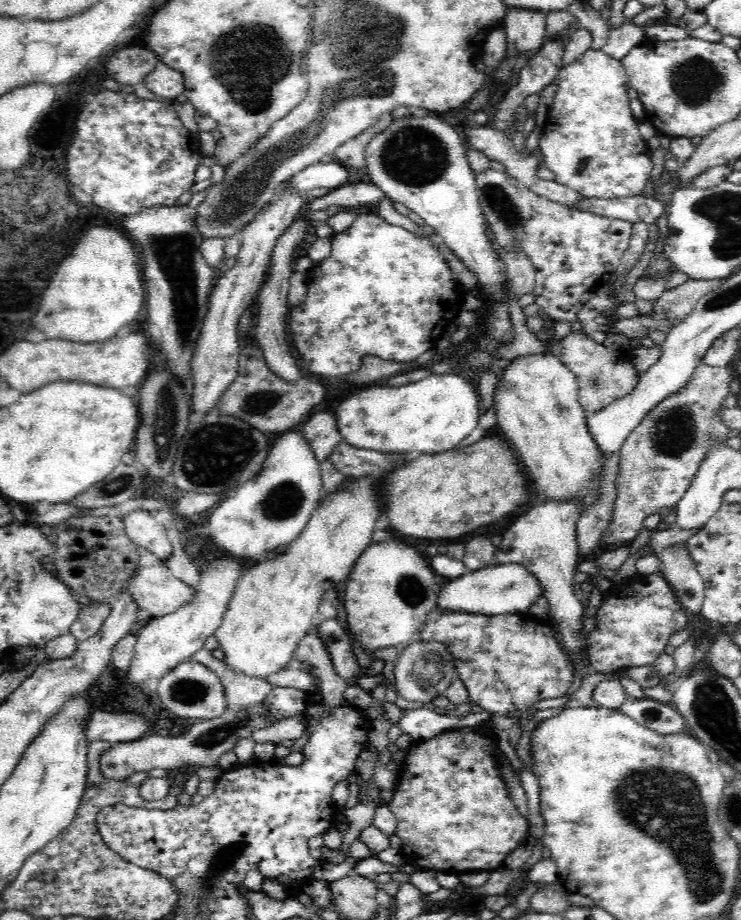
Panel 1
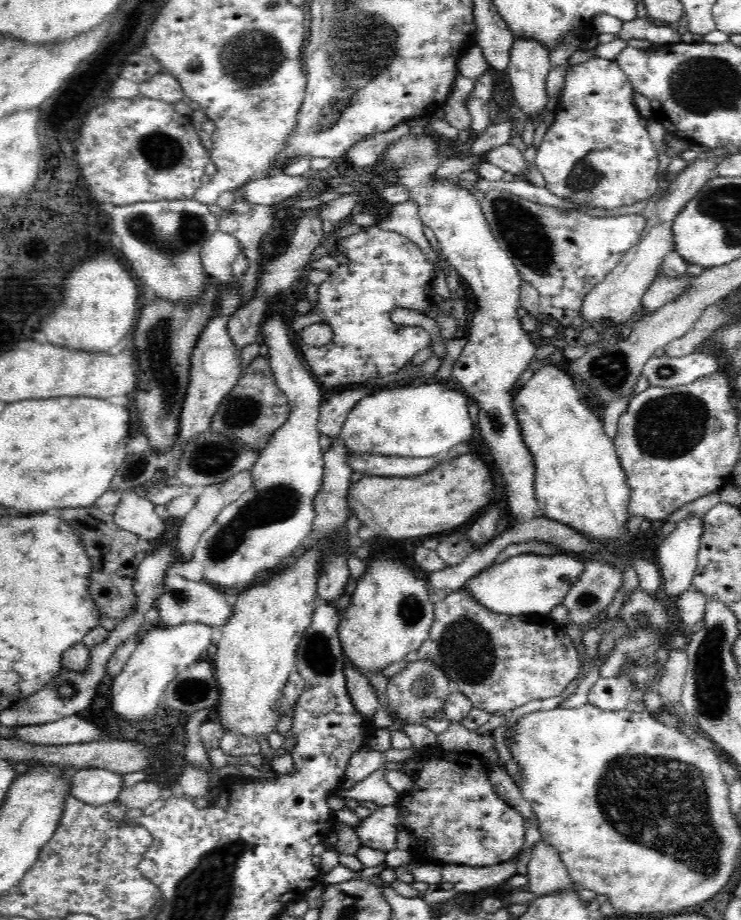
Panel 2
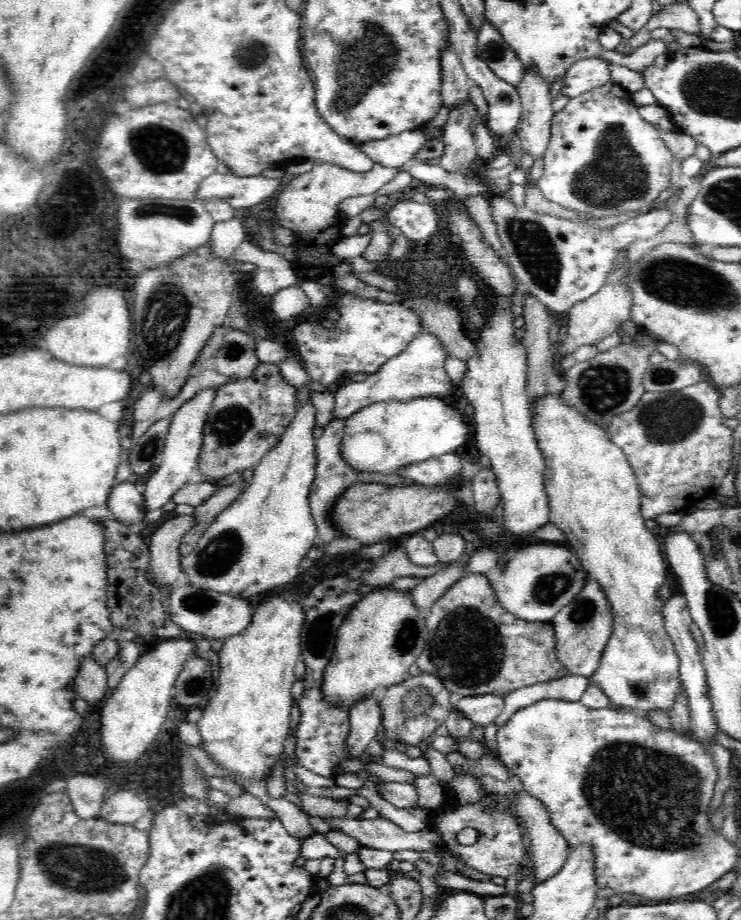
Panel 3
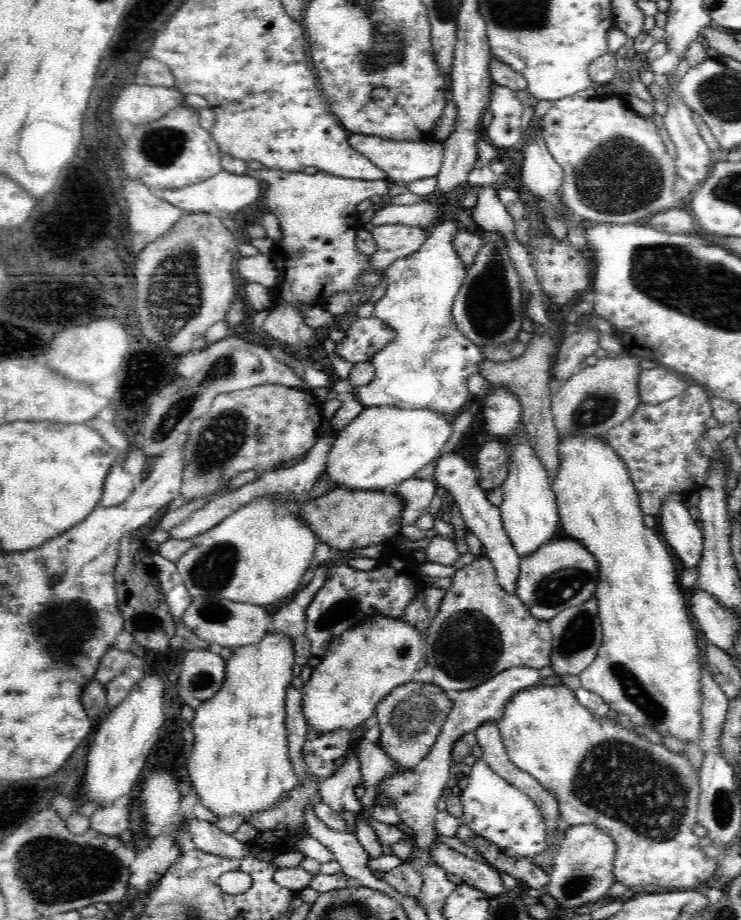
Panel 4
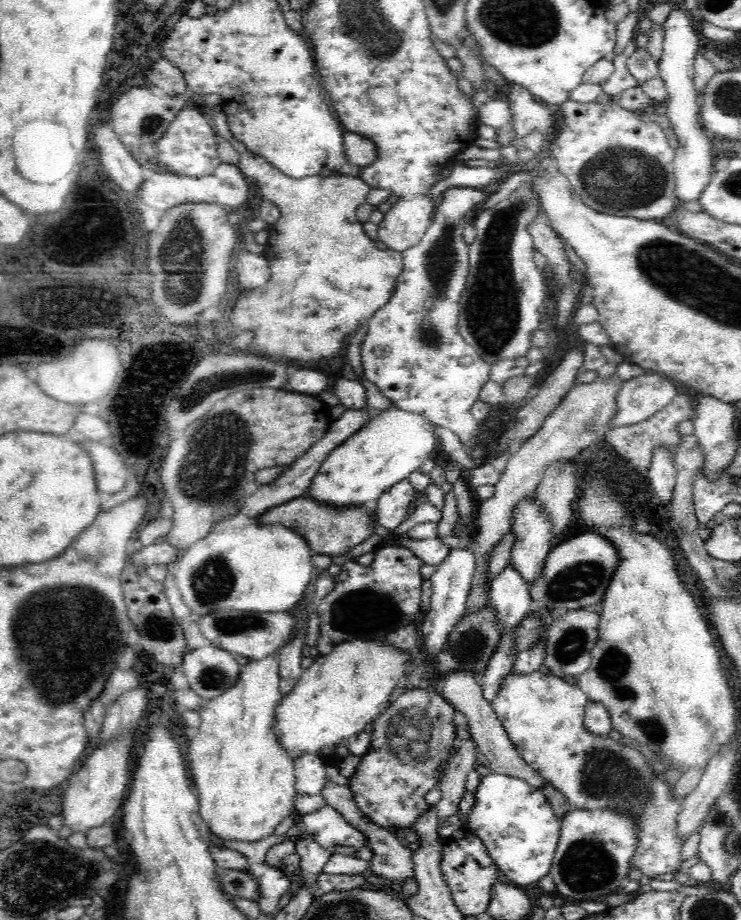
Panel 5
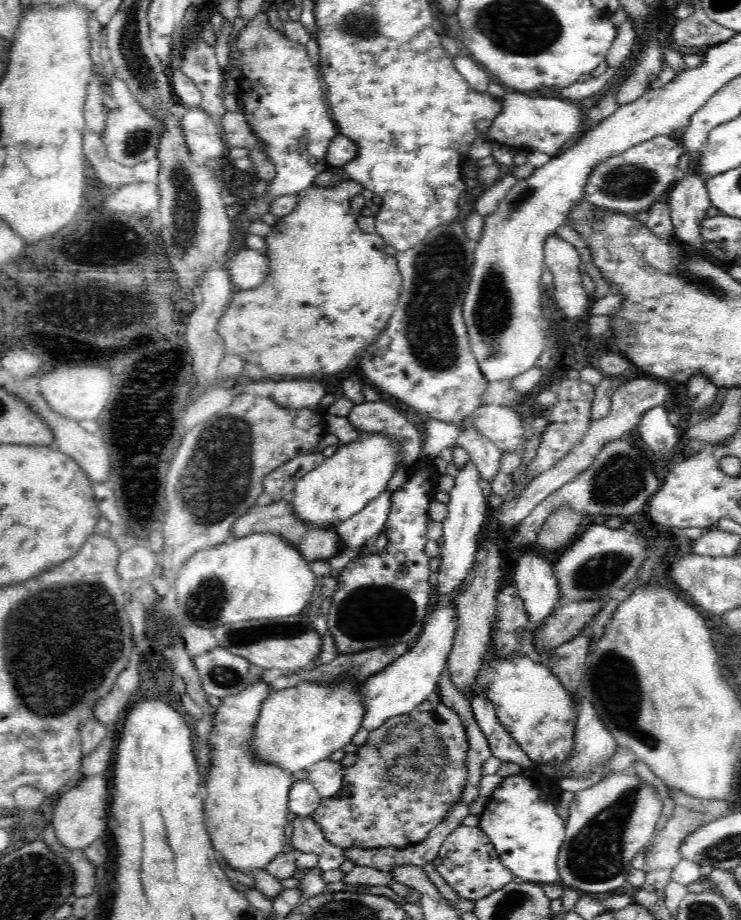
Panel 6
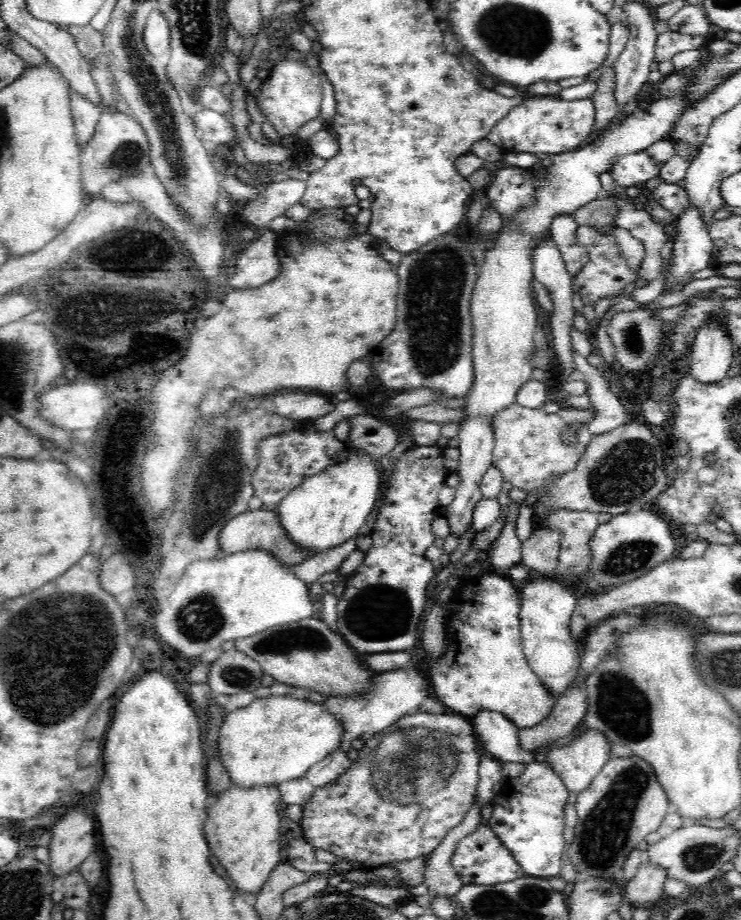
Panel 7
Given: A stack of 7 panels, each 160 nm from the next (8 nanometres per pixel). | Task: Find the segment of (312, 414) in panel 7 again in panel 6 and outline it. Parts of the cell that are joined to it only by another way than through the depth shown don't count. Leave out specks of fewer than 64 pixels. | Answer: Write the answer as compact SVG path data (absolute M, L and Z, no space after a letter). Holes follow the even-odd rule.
M300 377L300 380L280 380L271 395L279 406L286 406L290 410L312 409L319 414L328 414L322 408L321 400L327 394L326 385L310 378Z

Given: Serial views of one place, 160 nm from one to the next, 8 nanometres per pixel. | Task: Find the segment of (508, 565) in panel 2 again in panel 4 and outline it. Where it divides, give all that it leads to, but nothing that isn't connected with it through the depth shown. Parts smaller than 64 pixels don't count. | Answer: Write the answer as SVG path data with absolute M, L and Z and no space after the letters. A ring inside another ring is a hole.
M566 538L547 543L520 560L516 597L530 609L535 619L549 621L564 608L578 606L595 596L598 561L578 540Z

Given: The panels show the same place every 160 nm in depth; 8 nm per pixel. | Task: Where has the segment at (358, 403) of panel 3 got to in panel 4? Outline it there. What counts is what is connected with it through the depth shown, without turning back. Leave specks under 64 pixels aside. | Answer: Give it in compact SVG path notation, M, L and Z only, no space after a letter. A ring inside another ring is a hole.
M452 216L440 217L416 252L399 258L385 270L387 289L384 296L375 302L373 316L393 328L395 337L373 356L371 363L375 375L372 381L355 387L358 401L365 408L394 406L405 410L428 409L450 421L465 410L470 396L468 378L480 373L480 364L485 356L480 347L458 330L453 319L453 302L467 275L466 265L454 248L457 232L458 224Z

